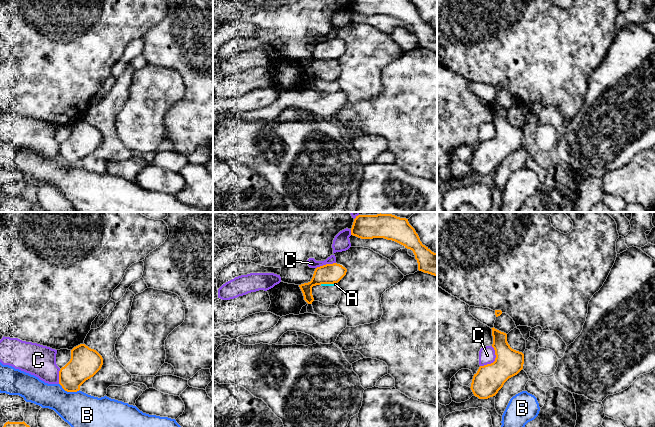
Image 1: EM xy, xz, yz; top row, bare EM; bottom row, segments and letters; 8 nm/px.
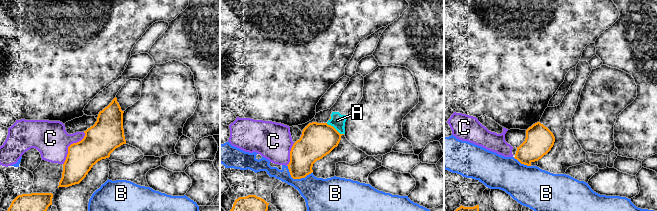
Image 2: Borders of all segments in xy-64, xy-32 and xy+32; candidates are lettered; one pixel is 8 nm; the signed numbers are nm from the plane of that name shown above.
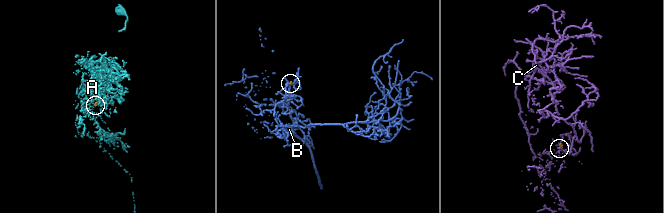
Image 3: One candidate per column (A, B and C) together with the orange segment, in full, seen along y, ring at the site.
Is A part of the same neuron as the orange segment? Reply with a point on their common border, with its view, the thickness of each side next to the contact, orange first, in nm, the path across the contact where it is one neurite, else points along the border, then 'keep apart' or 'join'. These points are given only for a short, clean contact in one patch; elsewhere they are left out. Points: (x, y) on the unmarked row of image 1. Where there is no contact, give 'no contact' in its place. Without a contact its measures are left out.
xz (328, 59) | 160/30 nm | along xz (336, 58), (320, 60) | keep apart

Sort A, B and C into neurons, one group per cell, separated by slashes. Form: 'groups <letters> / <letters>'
groups A / B / C

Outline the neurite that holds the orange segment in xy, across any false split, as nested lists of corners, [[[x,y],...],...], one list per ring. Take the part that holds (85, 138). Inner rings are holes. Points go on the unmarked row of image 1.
[[[80,120],[71,126],[70,137],[59,147],[59,160],[67,168],[77,168],[80,162],[102,143],[103,134],[94,125]]]

